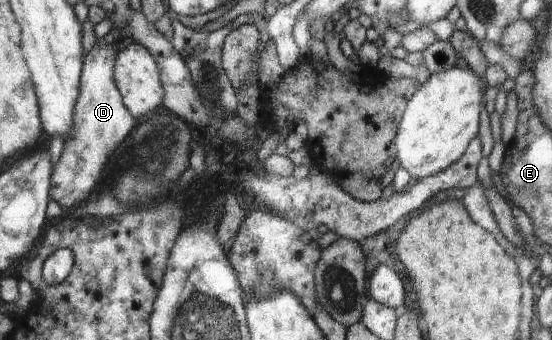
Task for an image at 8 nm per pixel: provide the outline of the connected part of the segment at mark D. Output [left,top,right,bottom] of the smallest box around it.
[52,39,136,208]

